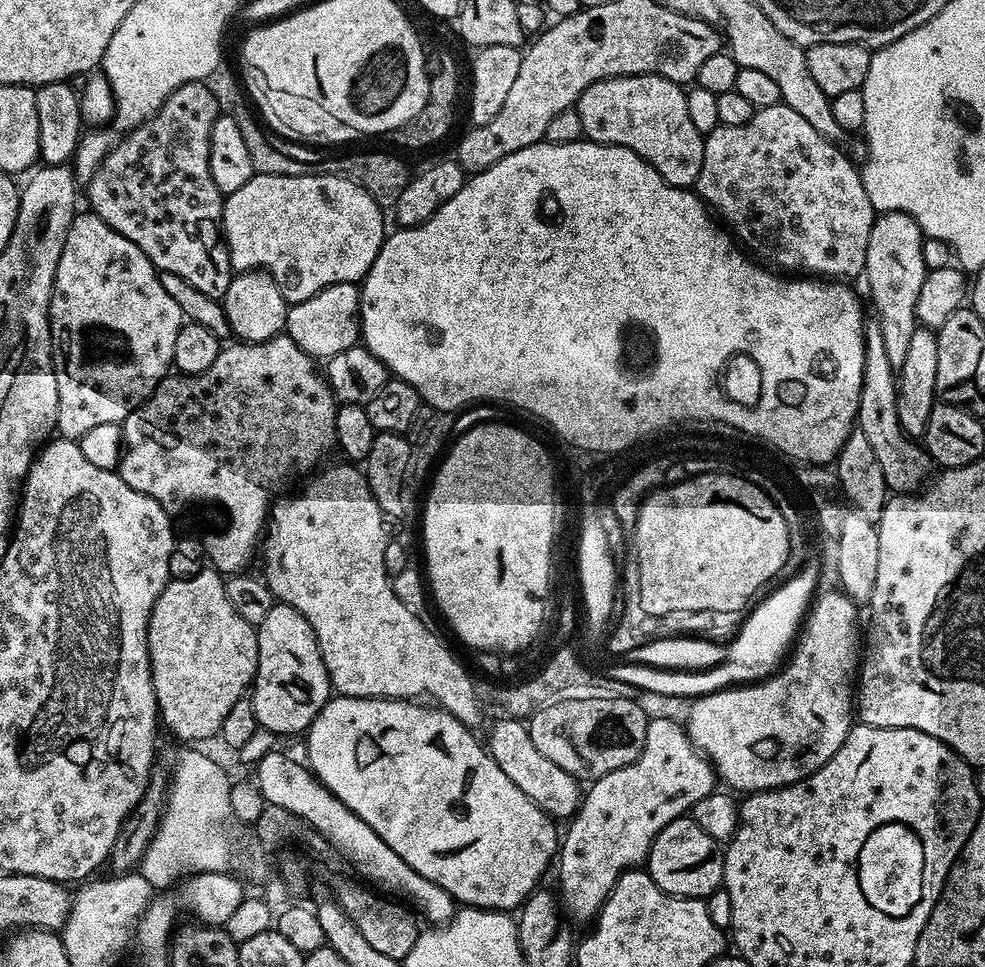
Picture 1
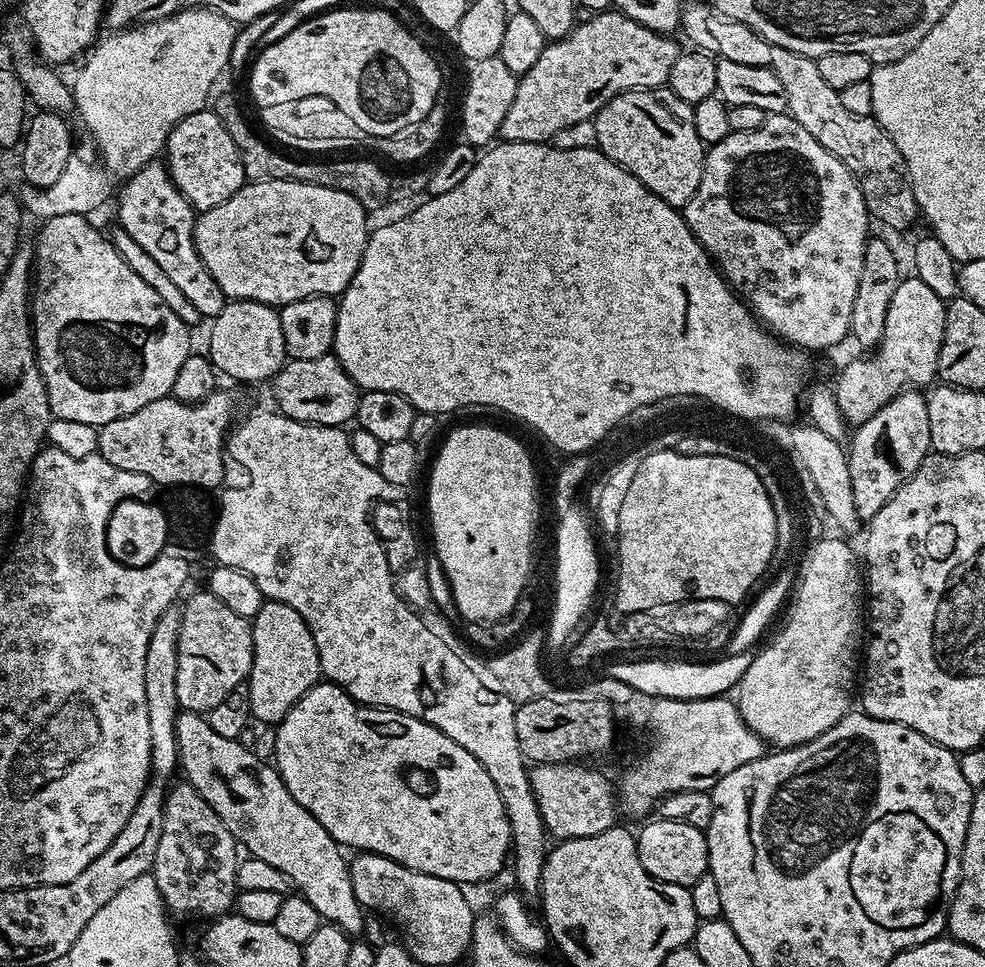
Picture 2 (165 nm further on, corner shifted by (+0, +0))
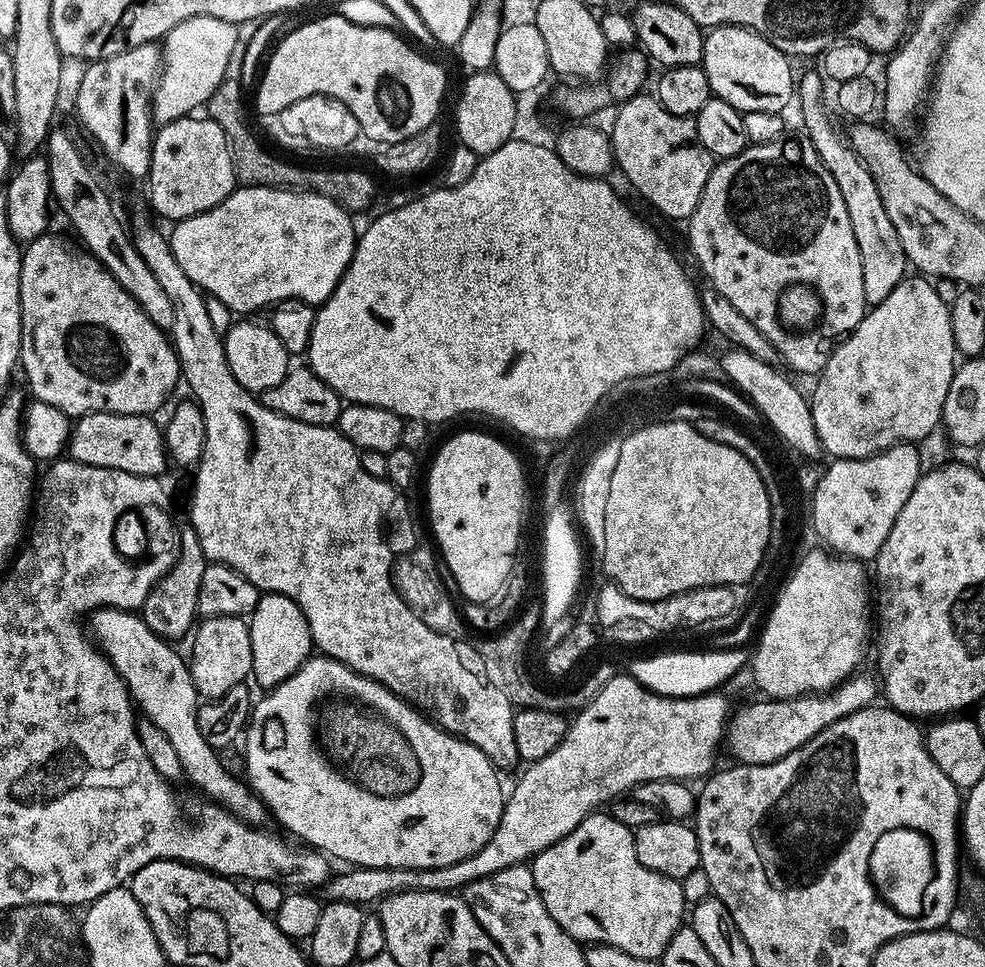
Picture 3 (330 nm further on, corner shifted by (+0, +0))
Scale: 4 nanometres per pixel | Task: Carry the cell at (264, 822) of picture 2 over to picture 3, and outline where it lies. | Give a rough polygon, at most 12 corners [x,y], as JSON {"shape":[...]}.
{"shape":[[127,608],[91,639],[174,745],[187,783],[253,826],[270,813],[198,730],[189,661]]}

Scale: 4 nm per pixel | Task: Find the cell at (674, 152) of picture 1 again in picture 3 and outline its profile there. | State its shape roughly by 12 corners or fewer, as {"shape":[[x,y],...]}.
{"shape":[[632,96],[612,158],[672,220],[694,214],[714,157],[691,116]]}

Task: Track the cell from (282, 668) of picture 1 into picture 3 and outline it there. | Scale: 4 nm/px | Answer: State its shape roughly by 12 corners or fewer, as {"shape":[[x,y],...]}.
{"shape":[[277,592],[248,620],[252,675],[277,688],[313,655],[302,610]]}

